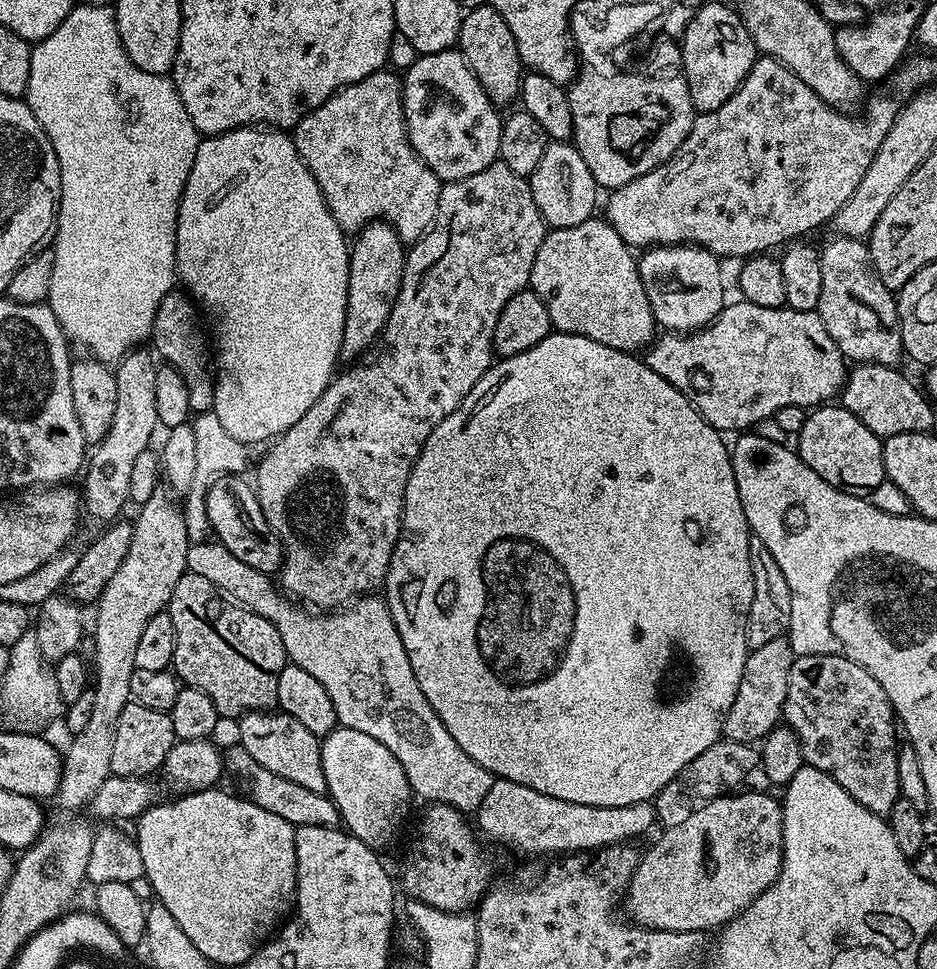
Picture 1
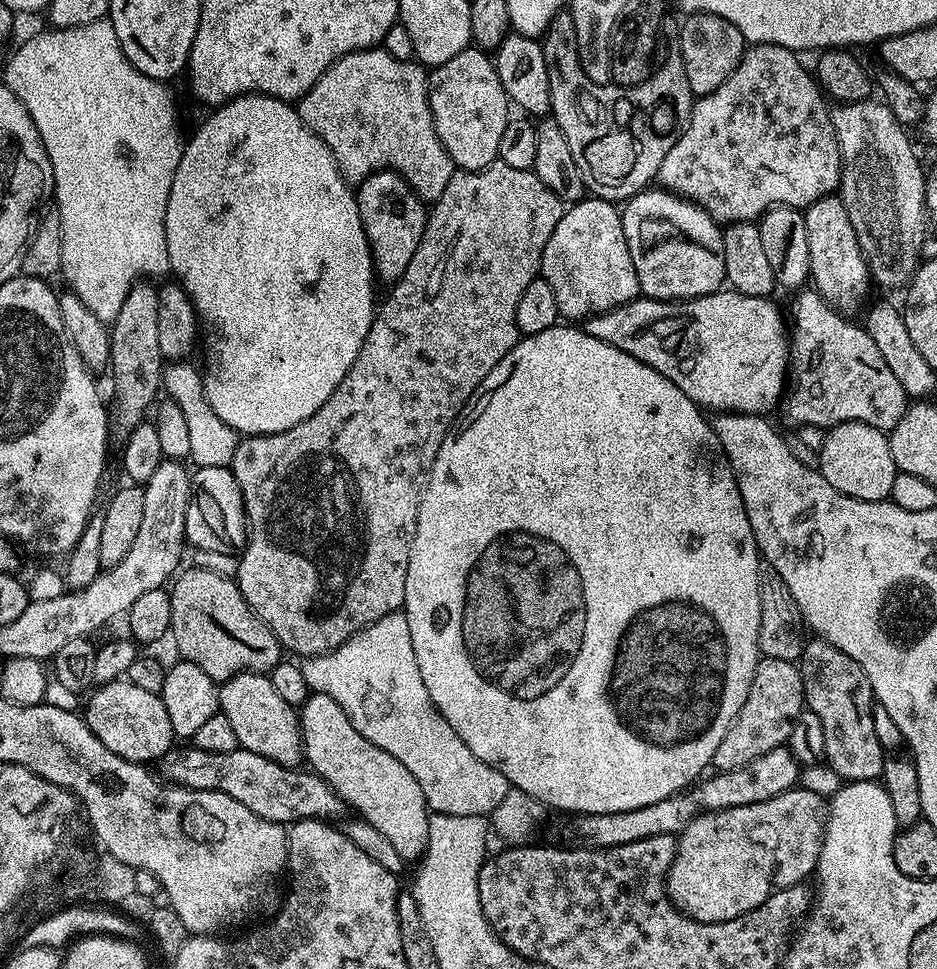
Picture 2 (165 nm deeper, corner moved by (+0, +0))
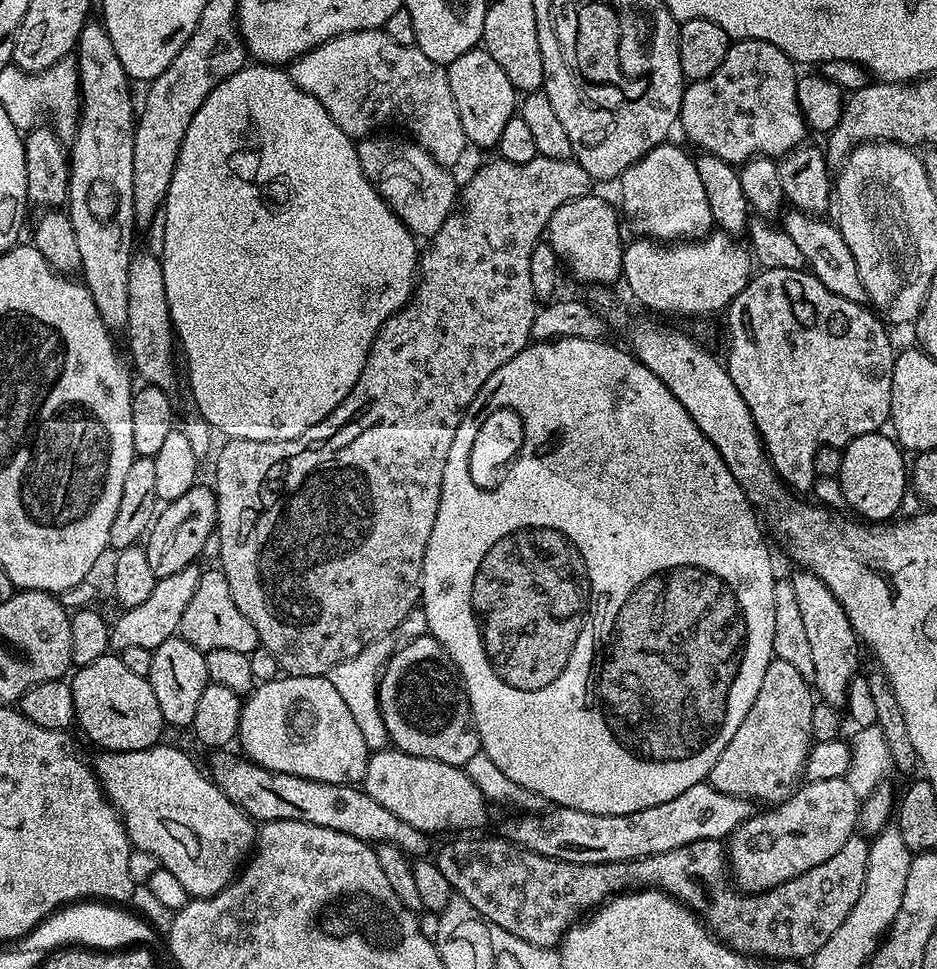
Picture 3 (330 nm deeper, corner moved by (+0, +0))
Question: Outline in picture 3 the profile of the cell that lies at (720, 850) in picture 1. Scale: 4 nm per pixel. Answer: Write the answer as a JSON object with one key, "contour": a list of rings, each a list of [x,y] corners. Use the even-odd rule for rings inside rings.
{"contour":[[[826,778],[825,780],[808,780],[801,783],[796,791],[784,800],[781,804],[769,807],[767,810],[757,811],[748,817],[746,822],[742,822],[737,826],[735,832],[726,840],[726,855],[728,857],[728,867],[730,875],[737,888],[741,892],[765,892],[766,890],[778,886],[782,882],[786,882],[790,878],[798,878],[798,874],[802,874],[806,870],[814,870],[814,866],[822,866],[822,862],[826,862],[826,858],[834,858],[834,854],[838,854],[838,850],[842,850],[842,846],[846,846],[846,842],[857,831],[860,823],[860,806],[862,800],[854,794],[853,787],[845,778]]]}

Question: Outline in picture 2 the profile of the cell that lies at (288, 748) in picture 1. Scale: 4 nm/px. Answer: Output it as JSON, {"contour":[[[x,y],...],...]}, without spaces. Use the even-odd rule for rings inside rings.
{"contour":[[[239,672],[219,685],[220,712],[230,718],[239,747],[273,760],[284,768],[301,767],[304,760],[304,737],[300,730],[297,709],[278,694],[267,675],[258,672]]]}

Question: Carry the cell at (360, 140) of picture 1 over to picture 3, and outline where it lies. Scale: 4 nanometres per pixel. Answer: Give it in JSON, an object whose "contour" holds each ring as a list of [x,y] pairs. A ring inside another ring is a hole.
{"contour":[[[371,28],[330,38],[292,61],[290,75],[299,88],[326,106],[326,114],[338,122],[347,136],[367,138],[387,129],[384,128],[387,124],[401,124],[408,128],[407,135],[421,144],[434,158],[434,162],[447,169],[459,162],[464,151],[469,151],[470,145],[462,130],[462,118],[458,118],[458,106],[454,106],[454,94],[450,94],[447,67],[426,58],[420,48],[398,46],[398,42],[394,42],[394,38],[390,38],[383,30]]]}

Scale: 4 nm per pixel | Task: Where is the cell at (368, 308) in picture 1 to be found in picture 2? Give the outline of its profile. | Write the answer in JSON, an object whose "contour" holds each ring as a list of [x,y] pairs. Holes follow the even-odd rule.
{"contour":[[[393,170],[371,172],[367,178],[359,181],[355,194],[362,226],[372,247],[375,275],[381,281],[384,279],[385,285],[391,286],[402,278],[406,266],[410,266],[410,258],[414,258],[414,250],[418,250],[418,242],[422,242],[429,209],[407,180]]]}

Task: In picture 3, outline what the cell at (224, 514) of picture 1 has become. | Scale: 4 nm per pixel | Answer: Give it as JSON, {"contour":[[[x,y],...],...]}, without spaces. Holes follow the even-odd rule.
{"contour":[[[197,486],[186,490],[182,498],[169,500],[159,509],[158,515],[153,519],[151,528],[146,533],[146,543],[143,545],[146,550],[146,558],[150,562],[150,570],[154,570],[157,578],[178,574],[188,564],[196,564],[199,561],[200,551],[208,544],[208,539],[213,539],[216,532],[216,493],[211,487],[203,488]]]}

